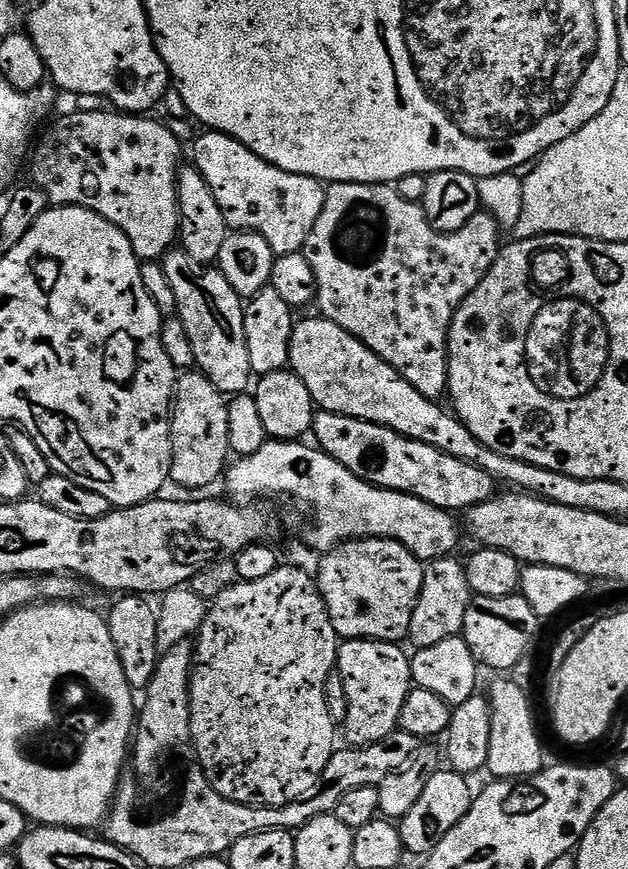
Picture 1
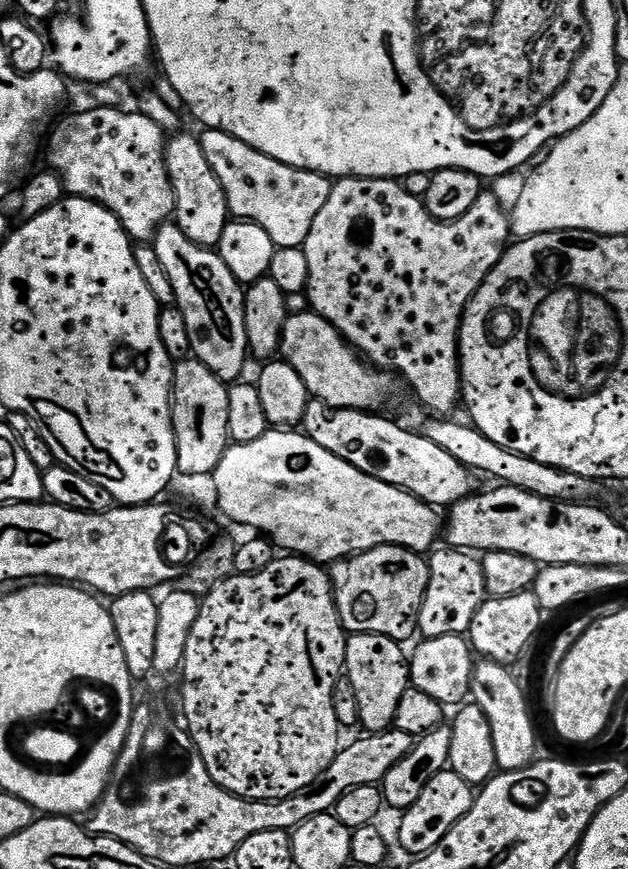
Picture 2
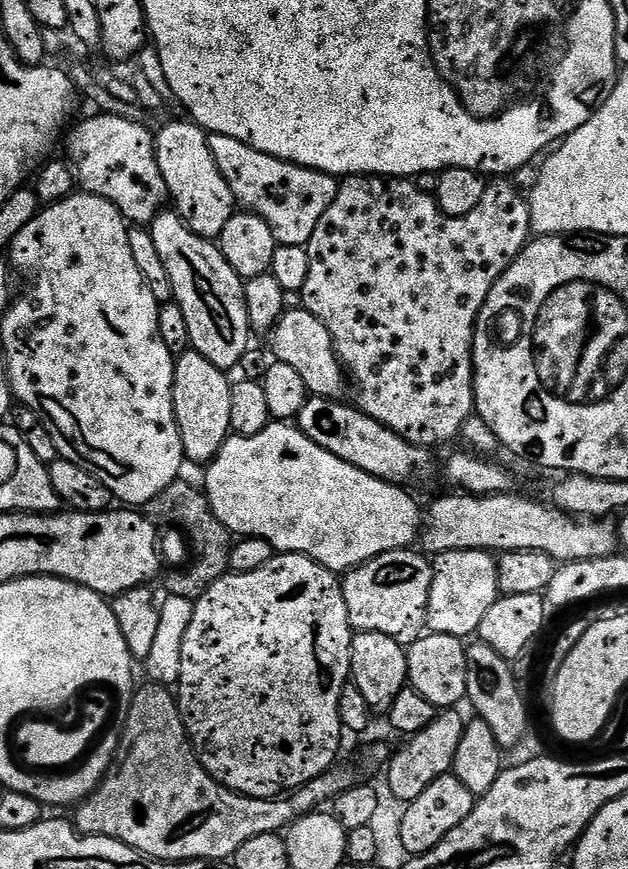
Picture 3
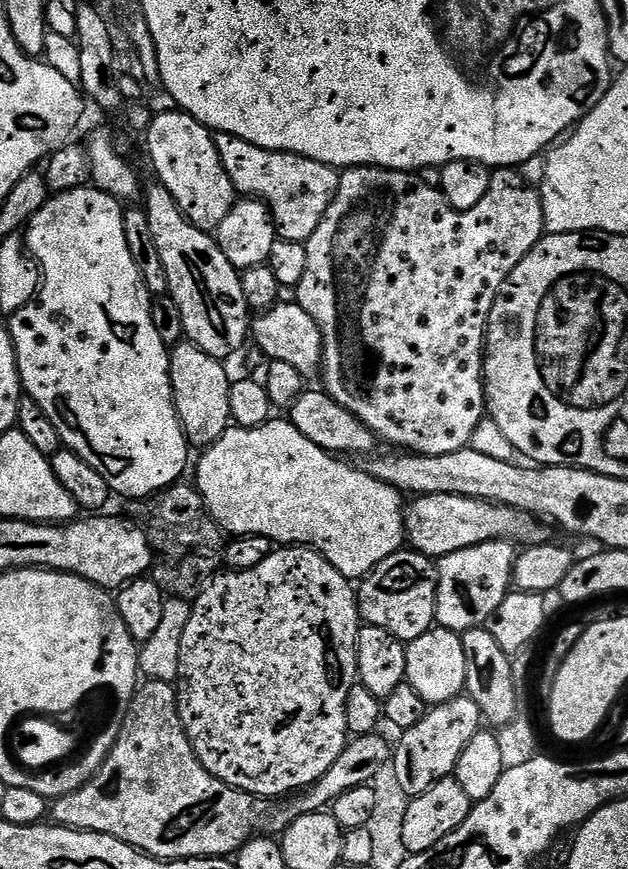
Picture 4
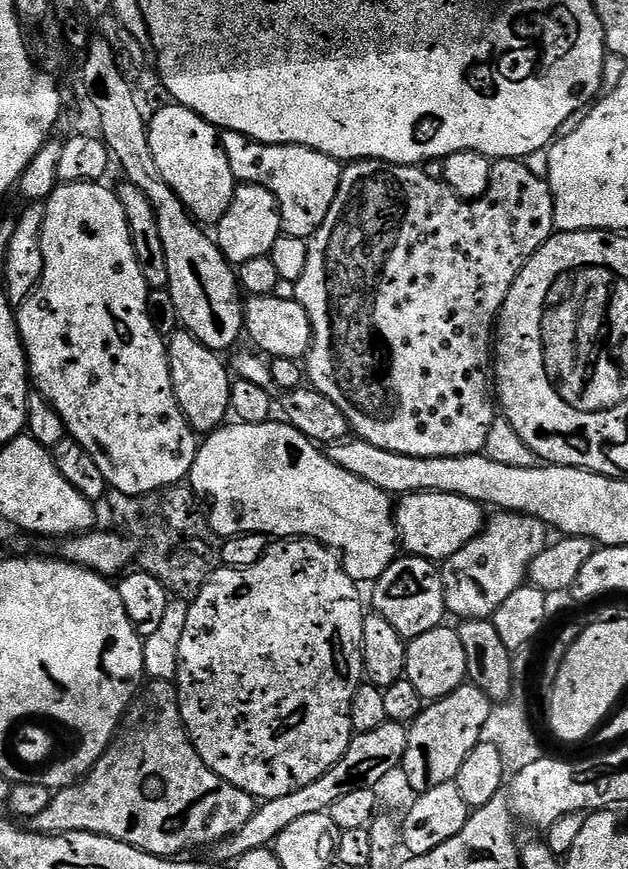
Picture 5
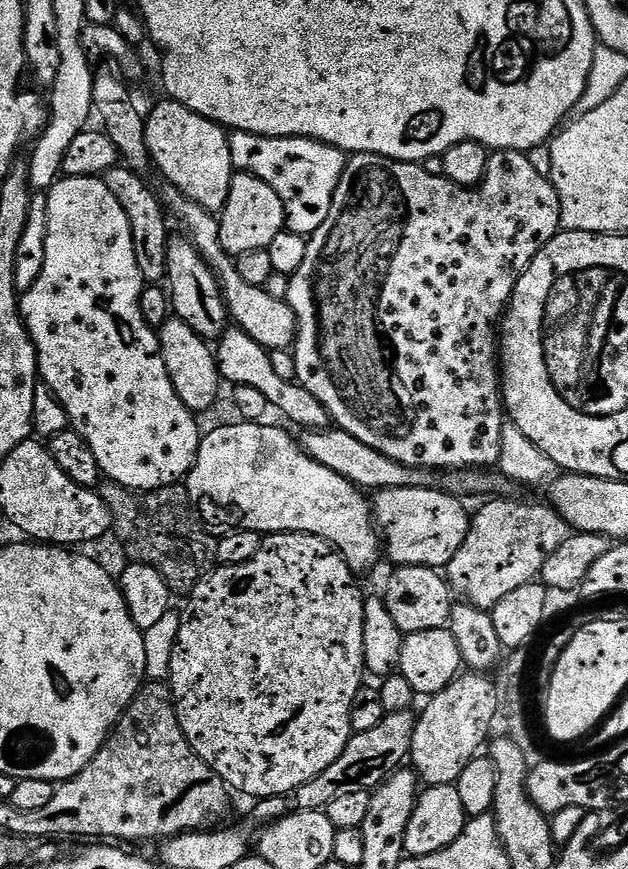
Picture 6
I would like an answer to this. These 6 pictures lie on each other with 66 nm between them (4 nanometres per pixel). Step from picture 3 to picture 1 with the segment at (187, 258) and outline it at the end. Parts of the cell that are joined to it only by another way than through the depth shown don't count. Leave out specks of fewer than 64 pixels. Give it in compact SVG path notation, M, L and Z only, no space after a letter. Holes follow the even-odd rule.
M183 250L169 251L162 261L165 276L169 279L170 289L174 290L177 298L175 315L180 317L182 326L186 326L186 334L190 338L190 346L194 350L196 368L203 372L210 382L214 382L217 390L225 397L239 396L249 391L254 380L254 373L250 366L250 350L246 350L246 326L244 325L245 301L236 293L234 286L226 282L219 267L205 266L194 262Z

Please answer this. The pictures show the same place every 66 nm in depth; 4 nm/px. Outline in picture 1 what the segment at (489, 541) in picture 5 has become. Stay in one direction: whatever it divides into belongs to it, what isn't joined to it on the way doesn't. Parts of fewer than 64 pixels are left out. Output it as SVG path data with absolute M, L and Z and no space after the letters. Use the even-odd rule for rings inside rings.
M452 556L427 561L424 564L422 590L414 606L414 618L410 618L408 640L412 644L411 647L418 649L435 646L438 642L446 642L446 638L461 635L464 631L466 610L472 605L473 599L474 593L461 561L456 561Z

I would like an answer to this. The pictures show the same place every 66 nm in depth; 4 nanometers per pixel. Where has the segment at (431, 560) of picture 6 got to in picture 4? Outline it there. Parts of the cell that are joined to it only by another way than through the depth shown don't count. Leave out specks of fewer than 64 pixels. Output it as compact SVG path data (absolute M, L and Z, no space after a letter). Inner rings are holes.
M454 494L415 497L407 505L404 527L407 543L429 558L454 554L458 550L466 550L470 546L478 546L491 540L510 540L520 546L539 544L542 540L541 521L528 512Z

